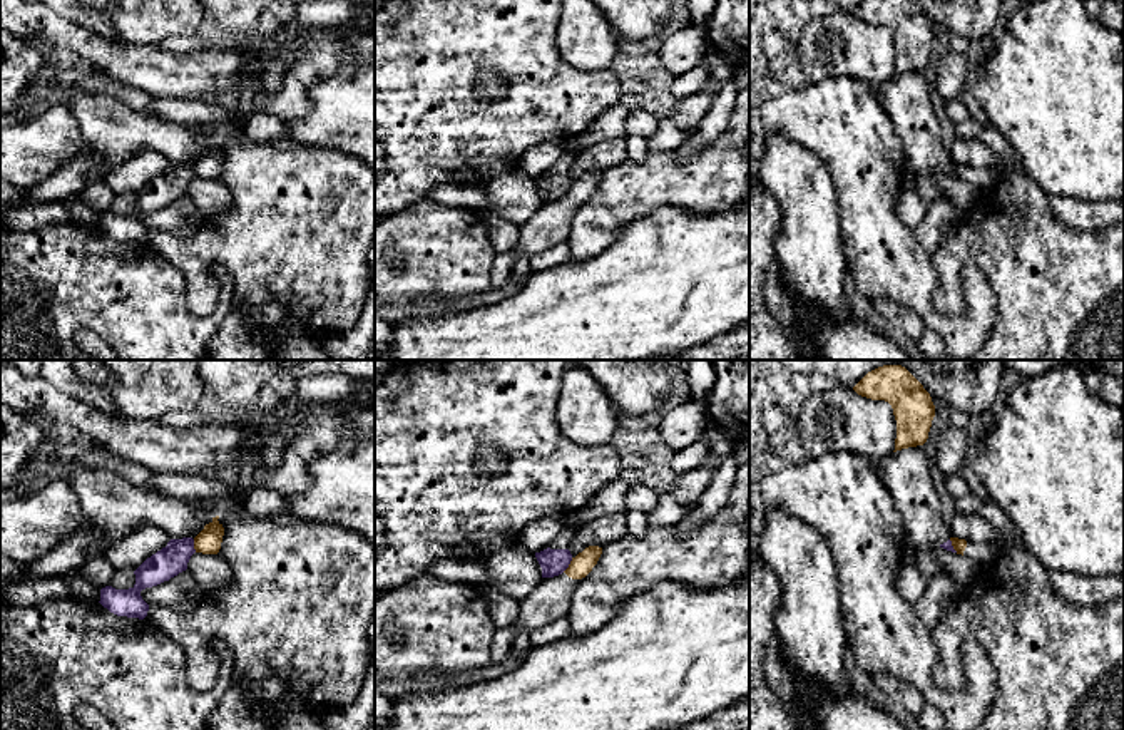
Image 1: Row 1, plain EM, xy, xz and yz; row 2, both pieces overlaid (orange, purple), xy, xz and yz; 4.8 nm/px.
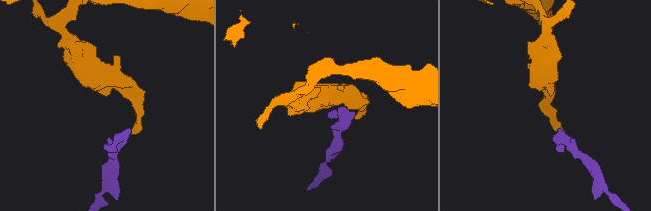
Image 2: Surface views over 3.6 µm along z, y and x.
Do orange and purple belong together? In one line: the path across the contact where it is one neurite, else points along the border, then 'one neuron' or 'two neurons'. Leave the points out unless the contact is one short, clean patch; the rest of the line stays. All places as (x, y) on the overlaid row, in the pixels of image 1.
along xz (572, 558), (562, 571) | two neurons

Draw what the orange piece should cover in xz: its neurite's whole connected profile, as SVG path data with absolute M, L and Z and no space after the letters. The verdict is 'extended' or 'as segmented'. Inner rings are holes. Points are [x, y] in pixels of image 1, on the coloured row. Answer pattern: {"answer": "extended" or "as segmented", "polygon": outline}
{"answer": "extended", "polygon": "M589 546L569 568L554 578L544 578L519 604L519 614L510 626L497 628L490 646L490 661L502 663L512 651L517 628L532 631L562 616L569 616L572 589L597 564L602 548Z"}

